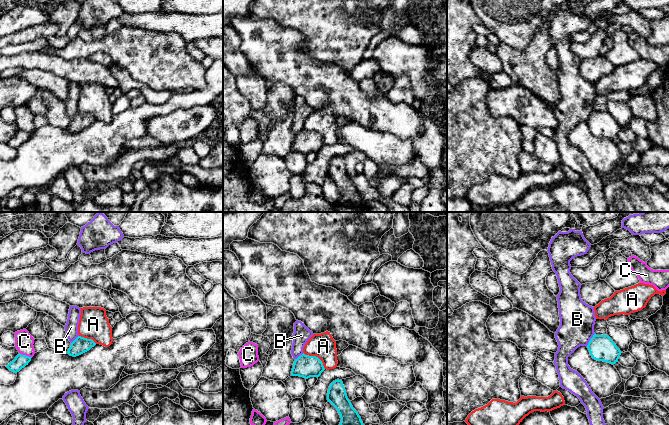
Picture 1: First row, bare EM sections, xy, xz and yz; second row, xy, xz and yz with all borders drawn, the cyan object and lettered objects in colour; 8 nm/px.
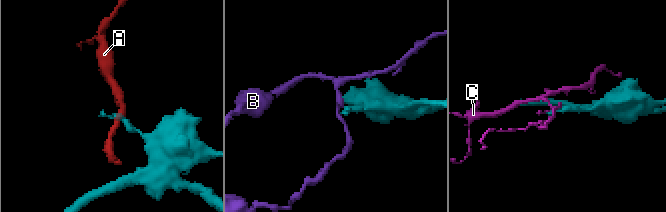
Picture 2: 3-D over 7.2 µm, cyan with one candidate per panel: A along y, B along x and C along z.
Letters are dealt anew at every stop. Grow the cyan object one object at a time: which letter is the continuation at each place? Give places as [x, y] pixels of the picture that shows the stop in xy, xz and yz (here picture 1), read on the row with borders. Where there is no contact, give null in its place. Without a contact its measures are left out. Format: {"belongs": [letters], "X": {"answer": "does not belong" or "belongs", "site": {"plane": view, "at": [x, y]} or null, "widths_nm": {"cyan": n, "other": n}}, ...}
{"belongs": [], "A": {"answer": "does not belong", "site": {"plane": "xz", "at": [315, 356]}, "widths_nm": {"cyan": 180, "other": 200}}, "B": {"answer": "does not belong", "site": {"plane": "yz", "at": [590, 339]}, "widths_nm": {"cyan": 200, "other": 280}}, "C": {"answer": "does not belong", "site": {"plane": "xy", "at": [25, 355]}, "widths_nm": {"cyan": 110, "other": 150}}}

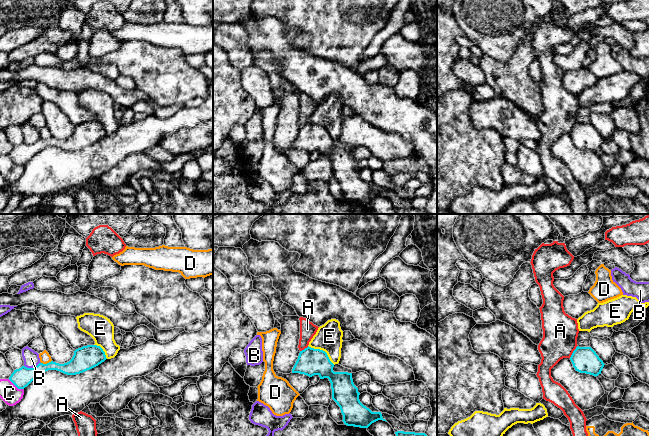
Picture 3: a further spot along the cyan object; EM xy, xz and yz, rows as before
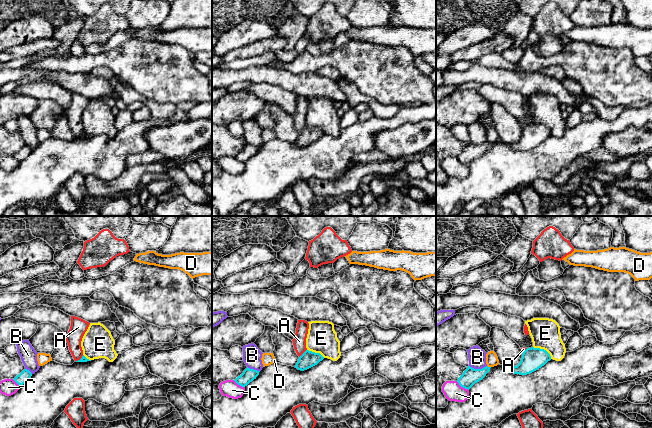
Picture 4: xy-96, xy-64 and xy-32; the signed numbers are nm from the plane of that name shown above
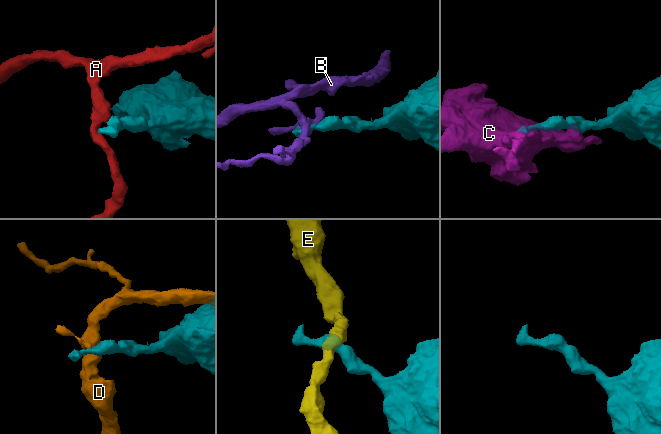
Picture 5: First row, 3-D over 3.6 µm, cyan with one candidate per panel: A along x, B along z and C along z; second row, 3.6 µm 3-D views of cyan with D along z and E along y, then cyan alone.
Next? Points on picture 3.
{"belongs": [], "A": {"answer": "does not belong", "site": {"plane": "yz", "at": [573, 351]}, "widths_nm": {"cyan": 200, "other": 280}}, "B": {"answer": "does not belong", "site": {"plane": "xy", "at": [33, 367]}, "widths_nm": {"cyan": 160, "other": 130}}, "C": {"answer": "does not belong", "site": {"plane": "xy", "at": [15, 385]}, "widths_nm": {"cyan": 160, "other": 160}}, "D": {"answer": "does not belong", "site": {"plane": "xy", "at": [47, 363]}, "widths_nm": {"cyan": 160, "other": 90}}, "E": {"answer": "does not belong", "site": {"plane": "xz", "at": [322, 350]}, "widths_nm": {"cyan": 220, "other": 220}}}

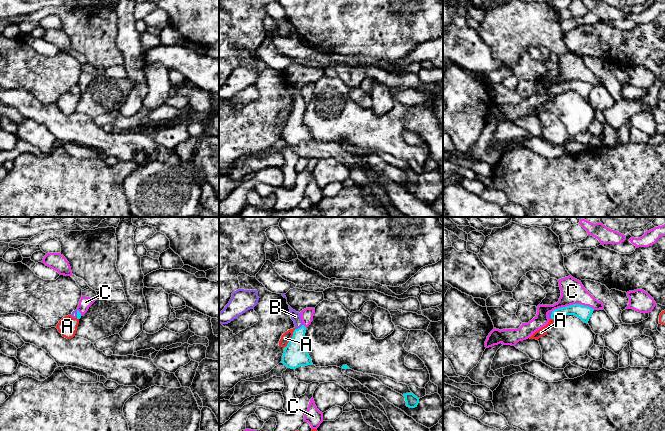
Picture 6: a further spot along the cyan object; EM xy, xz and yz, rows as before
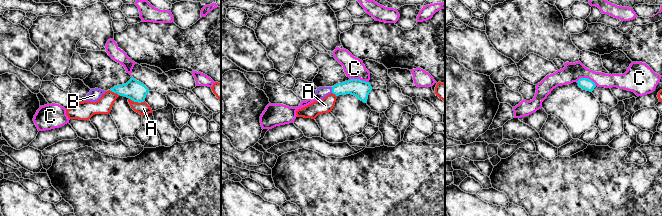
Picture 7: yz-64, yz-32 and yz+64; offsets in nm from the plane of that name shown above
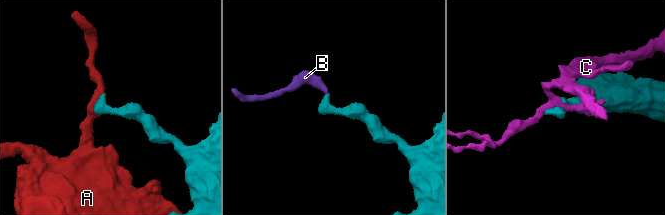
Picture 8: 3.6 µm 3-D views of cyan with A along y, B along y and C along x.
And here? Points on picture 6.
{"belongs": ["B"], "A": {"answer": "does not belong", "site": {"plane": "xz", "at": [291, 338]}, "widths_nm": {"cyan": 190, "other": 70}}, "B": {"answer": "belongs", "site": {"plane": "xz", "at": [300, 327]}, "widths_nm": {"cyan": 190, "other": 80}}, "C": {"answer": "does not belong", "site": {"plane": "yz", "at": [573, 304]}, "widths_nm": {"cyan": 110, "other": 190}}}

